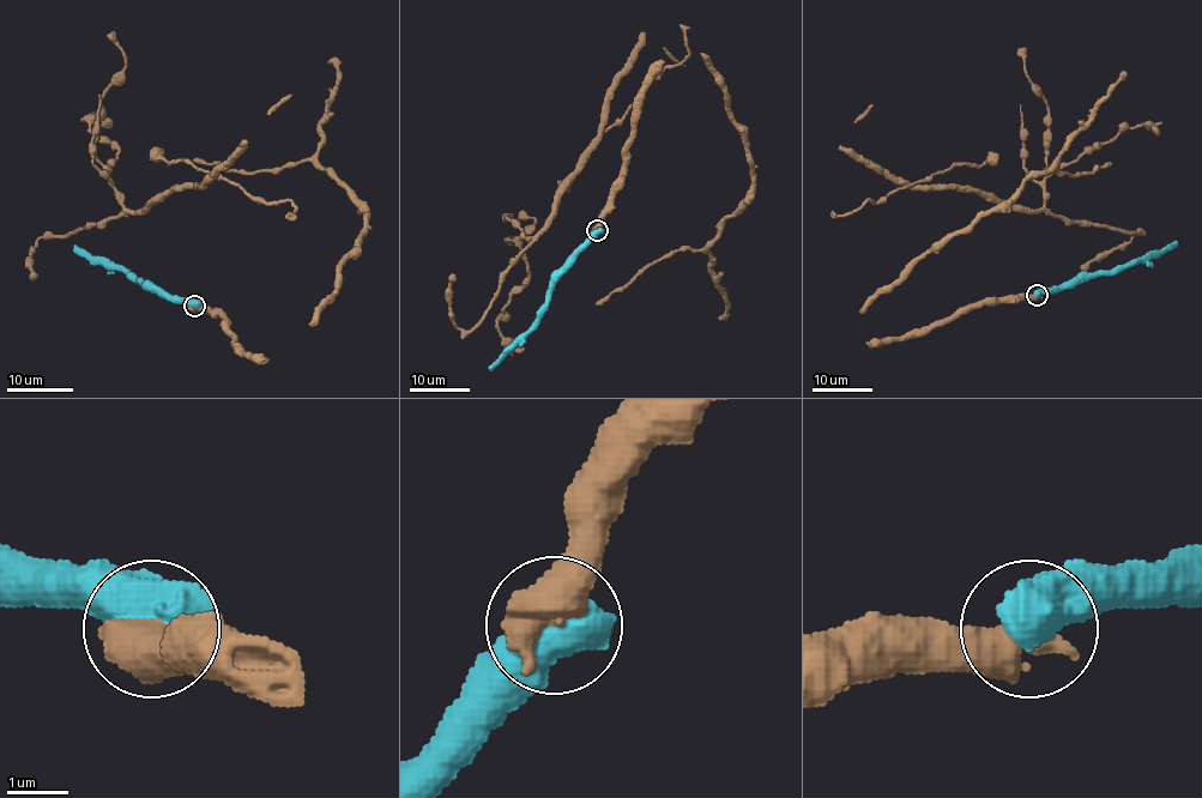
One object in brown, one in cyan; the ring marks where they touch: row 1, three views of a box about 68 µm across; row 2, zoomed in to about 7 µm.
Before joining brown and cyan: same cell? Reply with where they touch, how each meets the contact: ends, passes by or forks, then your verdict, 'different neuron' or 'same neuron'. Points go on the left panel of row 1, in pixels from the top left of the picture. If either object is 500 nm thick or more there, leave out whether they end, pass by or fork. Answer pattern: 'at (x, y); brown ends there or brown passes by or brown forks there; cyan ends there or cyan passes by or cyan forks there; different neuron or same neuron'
at (194, 306); same neuron

